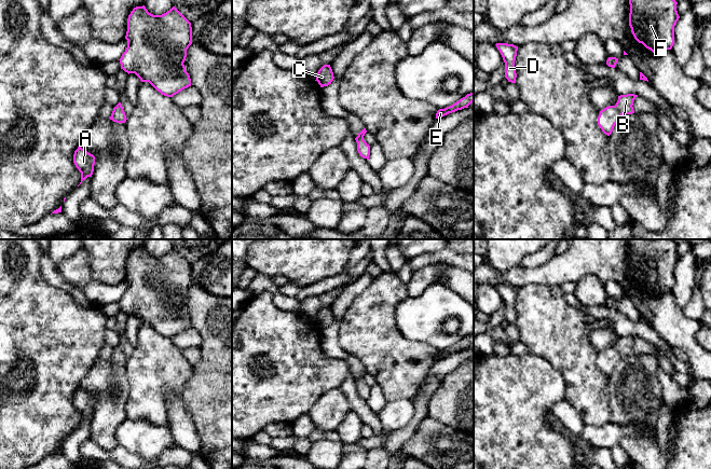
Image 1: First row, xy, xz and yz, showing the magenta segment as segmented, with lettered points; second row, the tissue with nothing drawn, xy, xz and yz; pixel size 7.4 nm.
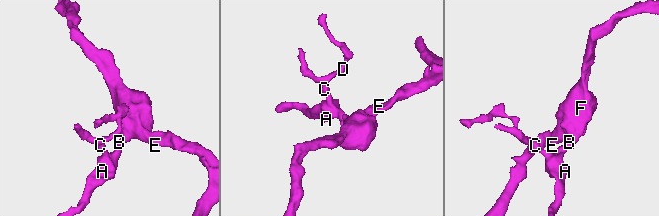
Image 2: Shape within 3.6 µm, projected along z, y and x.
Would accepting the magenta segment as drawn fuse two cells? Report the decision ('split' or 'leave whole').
leave whole

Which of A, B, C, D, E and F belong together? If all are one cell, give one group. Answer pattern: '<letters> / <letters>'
A B C D E F

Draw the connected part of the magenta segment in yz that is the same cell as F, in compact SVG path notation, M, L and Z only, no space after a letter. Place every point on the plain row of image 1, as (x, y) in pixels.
M629 239L629 267L634 280L653 294L671 291L674 286L674 267L680 258L673 239Z

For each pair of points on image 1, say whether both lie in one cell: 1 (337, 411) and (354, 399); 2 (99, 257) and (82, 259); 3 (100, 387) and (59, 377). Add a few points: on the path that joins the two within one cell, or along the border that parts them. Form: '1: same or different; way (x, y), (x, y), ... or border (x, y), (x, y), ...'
1: different; border (340, 387), (353, 410)
2: different; border (86, 250), (90, 256), (90, 273), (93, 279)
3: different; border (94, 360), (94, 363), (78, 387)

